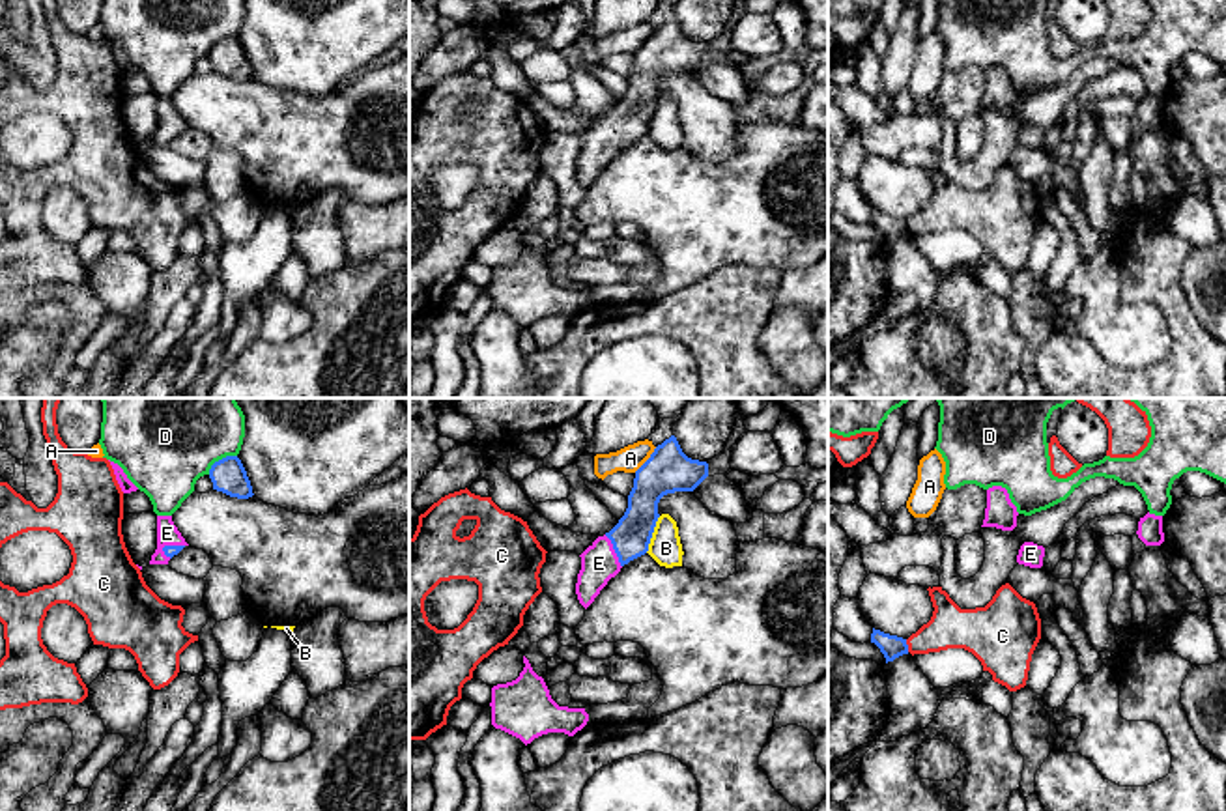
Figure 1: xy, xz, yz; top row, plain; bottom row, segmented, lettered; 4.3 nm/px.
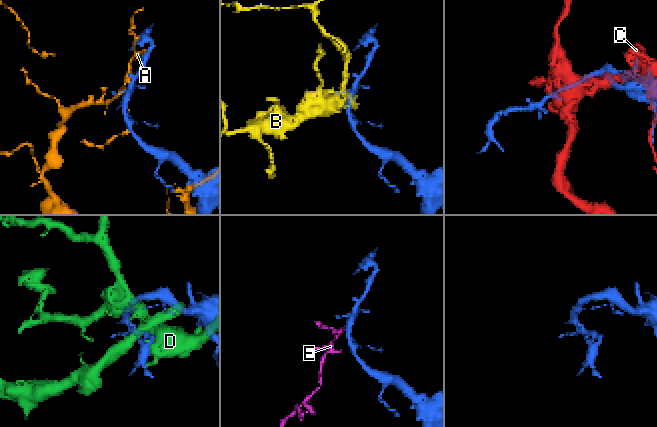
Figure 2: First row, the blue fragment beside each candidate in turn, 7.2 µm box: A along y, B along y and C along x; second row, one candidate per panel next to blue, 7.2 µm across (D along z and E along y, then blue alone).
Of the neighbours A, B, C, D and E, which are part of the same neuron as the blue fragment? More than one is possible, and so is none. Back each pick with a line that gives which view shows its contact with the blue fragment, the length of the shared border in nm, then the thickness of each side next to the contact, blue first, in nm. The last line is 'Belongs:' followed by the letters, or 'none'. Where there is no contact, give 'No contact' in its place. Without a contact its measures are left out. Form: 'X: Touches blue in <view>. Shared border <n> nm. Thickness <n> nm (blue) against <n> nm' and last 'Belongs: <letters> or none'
E: Touches blue in xz. Shared border 160 nm. Thickness 170 nm (blue) against 160 nm
Belongs: E

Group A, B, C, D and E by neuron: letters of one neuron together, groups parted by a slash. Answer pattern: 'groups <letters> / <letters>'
groups A / B / C / D / E

